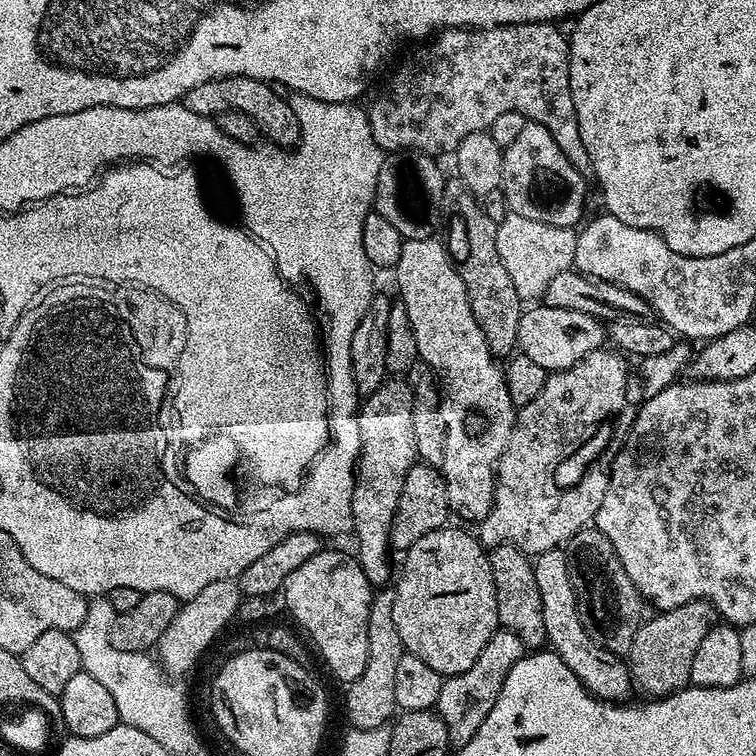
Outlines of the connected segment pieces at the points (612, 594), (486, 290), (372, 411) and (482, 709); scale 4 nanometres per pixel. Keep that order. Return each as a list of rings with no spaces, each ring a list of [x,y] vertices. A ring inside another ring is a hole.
[[[589,526],[578,534],[574,534],[566,545],[566,551],[570,562],[570,578],[574,586],[582,626],[586,626],[590,638],[596,644],[610,650],[615,656],[623,657],[630,650],[630,646],[634,642],[634,634],[638,634],[642,623],[640,592],[634,586],[634,582],[630,582],[630,574],[626,574],[626,566],[622,566],[614,546],[610,546],[610,538],[606,538],[606,534],[602,534],[595,526]]]
[[[449,191],[446,196],[446,204],[449,204],[448,255],[456,265],[458,278],[462,278],[462,286],[466,286],[470,310],[474,310],[474,318],[478,318],[482,334],[486,334],[486,346],[490,346],[493,356],[508,358],[518,348],[516,335],[522,301],[518,290],[514,290],[514,282],[510,282],[510,274],[506,274],[506,266],[502,266],[502,258],[498,258],[497,221],[484,212],[483,203],[478,202],[475,195],[459,191]]]
[[[385,379],[374,394],[363,397],[358,418],[360,458],[352,499],[352,532],[356,536],[354,555],[374,586],[387,585],[393,579],[394,568],[392,572],[392,560],[388,557],[392,548],[392,523],[402,494],[402,482],[406,482],[406,474],[418,460],[412,413],[414,388],[404,380],[407,379]]]
[[[497,630],[490,642],[486,642],[482,654],[478,654],[478,662],[474,662],[470,670],[462,670],[462,674],[445,679],[434,711],[440,715],[442,722],[446,722],[448,743],[453,749],[466,746],[466,742],[478,734],[478,726],[486,722],[486,714],[494,710],[494,702],[498,702],[498,694],[502,694],[502,682],[506,682],[506,674],[510,674],[514,662],[521,660],[525,654],[525,646],[518,634]]]

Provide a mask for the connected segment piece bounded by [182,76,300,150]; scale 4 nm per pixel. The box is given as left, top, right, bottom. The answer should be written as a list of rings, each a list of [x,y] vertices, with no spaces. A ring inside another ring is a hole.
[[[231,76],[202,82],[202,86],[194,86],[194,90],[190,90],[184,96],[182,103],[186,108],[194,110],[194,114],[202,114],[209,118],[214,118],[226,110],[238,110],[242,114],[254,118],[257,133],[265,141],[275,144],[278,148],[292,150],[300,142],[298,114],[294,114],[291,103],[287,99],[283,100],[279,94],[281,95],[267,80]]]

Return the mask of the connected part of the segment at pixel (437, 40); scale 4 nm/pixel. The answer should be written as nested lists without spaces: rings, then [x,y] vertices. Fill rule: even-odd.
[[[530,22],[478,29],[445,28],[433,35],[413,60],[406,61],[389,78],[388,85],[373,98],[372,105],[367,105],[374,142],[378,142],[380,149],[388,154],[409,151],[440,158],[443,152],[455,153],[466,134],[486,132],[498,114],[517,112],[531,123],[546,126],[554,142],[558,142],[558,150],[570,158],[574,170],[585,178],[591,177],[590,154],[586,154],[586,146],[582,146],[582,134],[578,134],[578,114],[574,114],[574,98],[570,94],[568,42],[569,37],[562,35],[555,23]]]

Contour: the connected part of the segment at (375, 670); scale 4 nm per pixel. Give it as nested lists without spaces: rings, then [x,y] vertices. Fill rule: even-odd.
[[[384,586],[372,597],[370,618],[366,626],[368,639],[368,657],[366,670],[347,685],[348,697],[344,700],[344,708],[348,711],[348,724],[353,728],[377,728],[397,715],[398,709],[394,698],[394,677],[398,675],[398,658],[404,656],[404,643],[398,635],[398,625],[394,623],[395,591]]]

